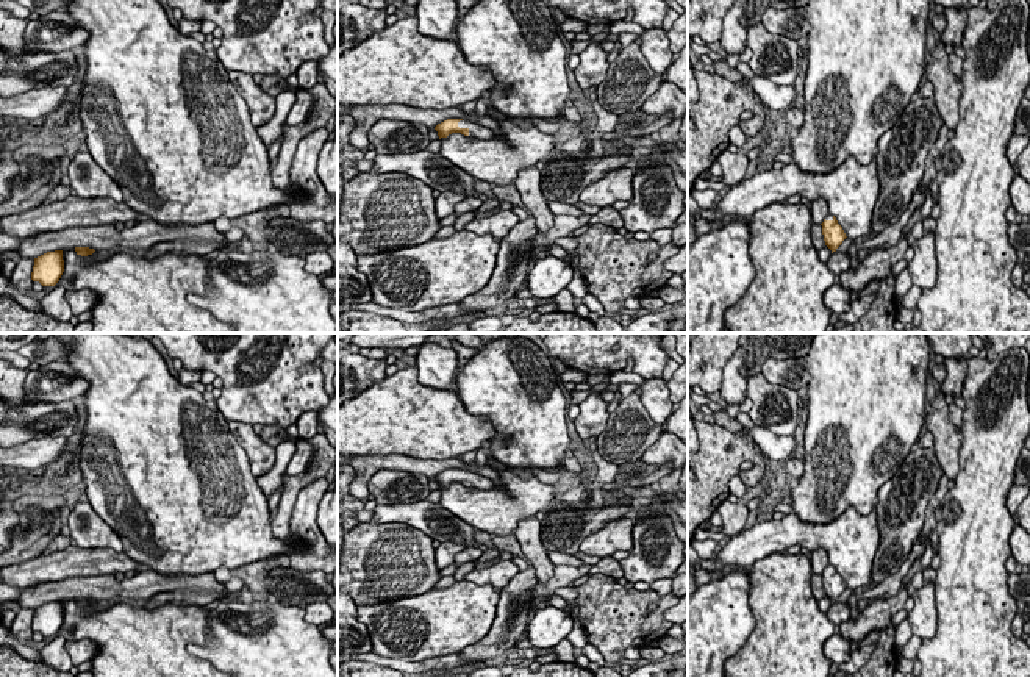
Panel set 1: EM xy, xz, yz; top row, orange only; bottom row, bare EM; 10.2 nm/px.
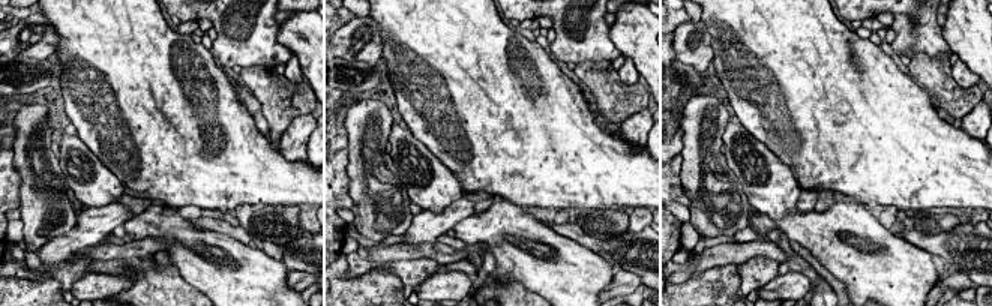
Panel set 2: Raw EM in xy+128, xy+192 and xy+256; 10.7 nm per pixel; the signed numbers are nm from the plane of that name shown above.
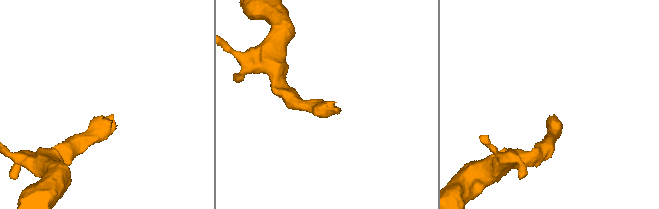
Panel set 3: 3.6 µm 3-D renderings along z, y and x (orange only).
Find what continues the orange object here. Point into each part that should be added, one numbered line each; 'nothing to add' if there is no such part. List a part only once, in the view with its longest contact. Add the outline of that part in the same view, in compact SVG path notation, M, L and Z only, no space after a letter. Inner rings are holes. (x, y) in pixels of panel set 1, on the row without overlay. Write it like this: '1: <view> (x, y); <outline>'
1: xz (475, 480); M460 471L458 477L460 478L467 478L469 480L469 488L489 491L489 489L494 489L494 486L495 486L491 478L486 478L486 477L478 475L475 472L470 472L470 471Z

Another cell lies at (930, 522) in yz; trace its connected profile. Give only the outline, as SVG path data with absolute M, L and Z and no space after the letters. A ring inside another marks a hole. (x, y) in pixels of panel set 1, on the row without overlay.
M942 474L939 478L939 486L936 493L933 494L933 497L930 499L927 510L925 510L925 524L922 528L924 543L928 543L932 530L936 528L935 510L938 508L946 493L949 491L947 485L949 485L949 478L946 477L946 474Z

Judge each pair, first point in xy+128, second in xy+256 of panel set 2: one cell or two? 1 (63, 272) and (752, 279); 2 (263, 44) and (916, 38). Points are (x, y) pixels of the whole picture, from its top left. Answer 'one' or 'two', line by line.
1: one
2: one

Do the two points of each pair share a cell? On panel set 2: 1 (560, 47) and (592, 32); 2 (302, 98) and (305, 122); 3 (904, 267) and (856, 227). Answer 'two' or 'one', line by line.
1: one
2: two
3: one

